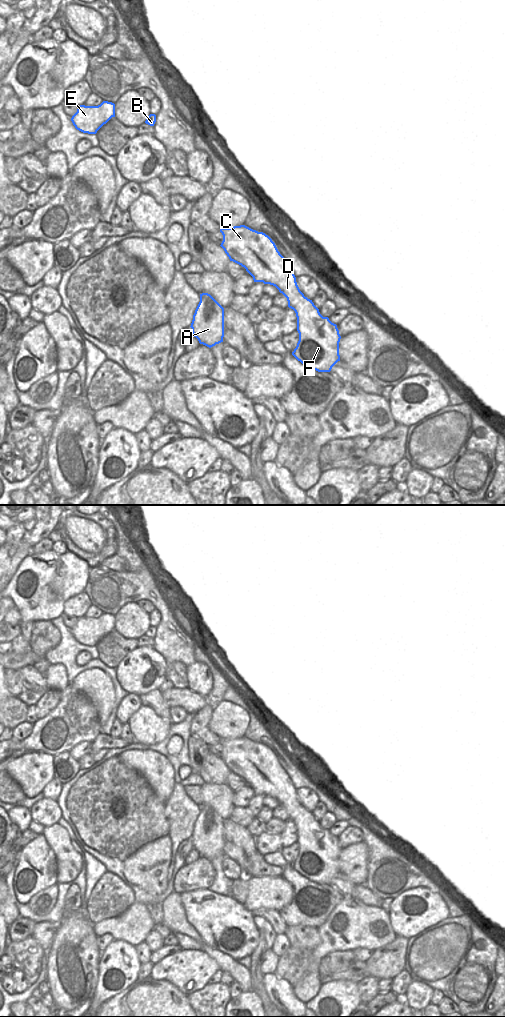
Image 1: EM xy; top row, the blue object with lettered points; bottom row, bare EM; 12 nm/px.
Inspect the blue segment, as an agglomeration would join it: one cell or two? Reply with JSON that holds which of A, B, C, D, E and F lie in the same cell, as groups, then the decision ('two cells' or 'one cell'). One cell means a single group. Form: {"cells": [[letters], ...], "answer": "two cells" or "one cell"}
{"cells": [["A", "B", "C", "D", "E", "F"]], "answer": "one cell"}

